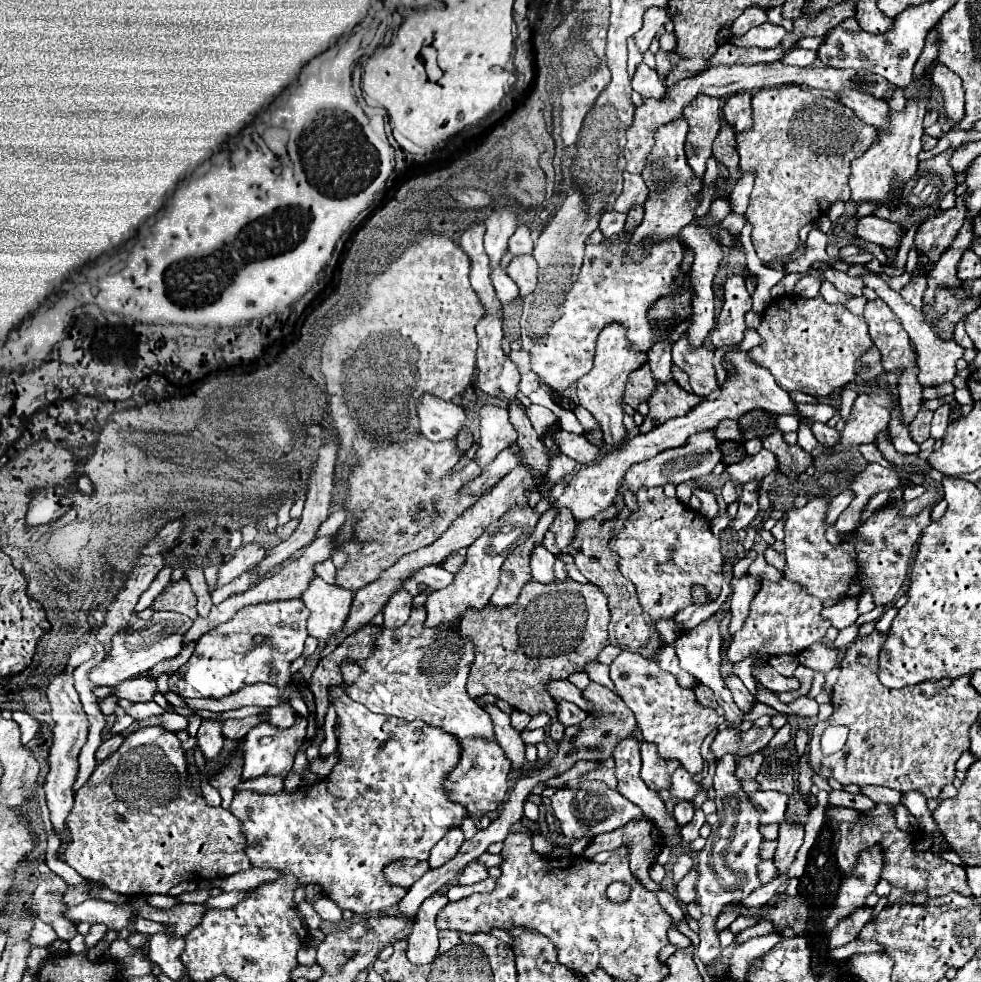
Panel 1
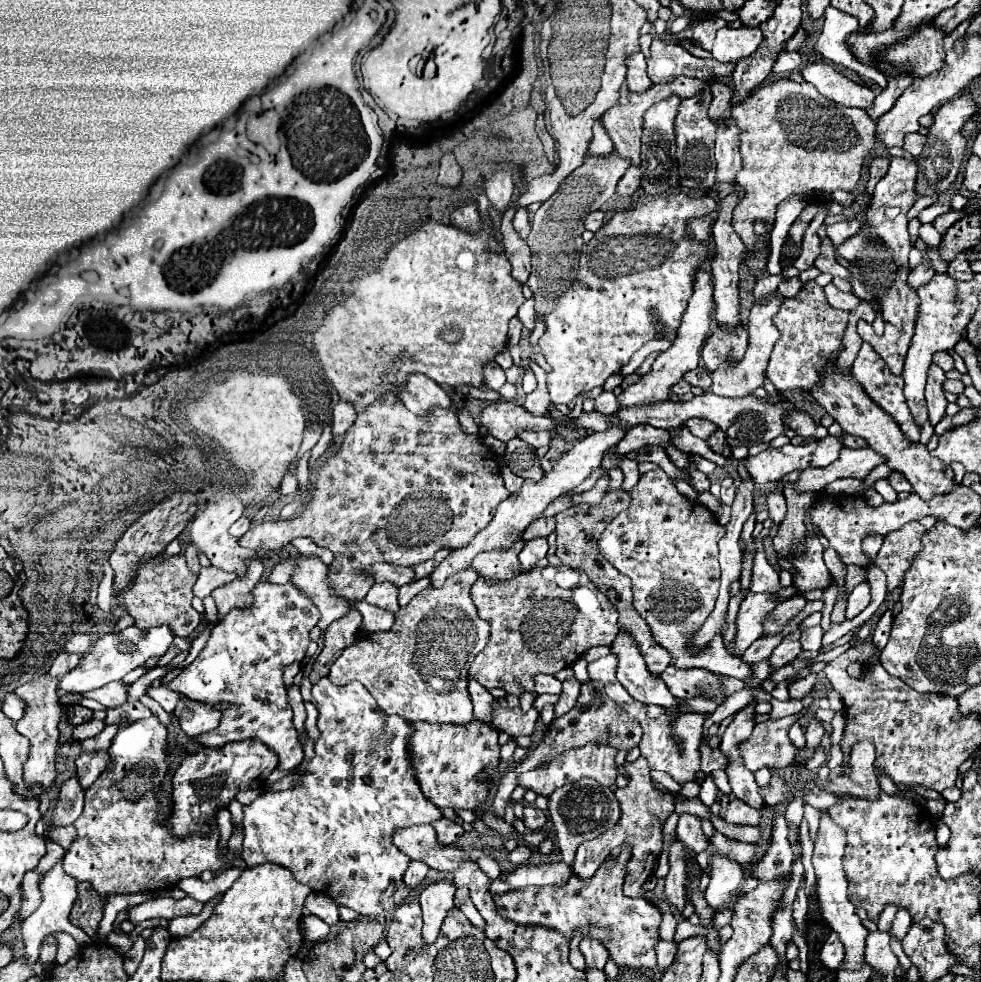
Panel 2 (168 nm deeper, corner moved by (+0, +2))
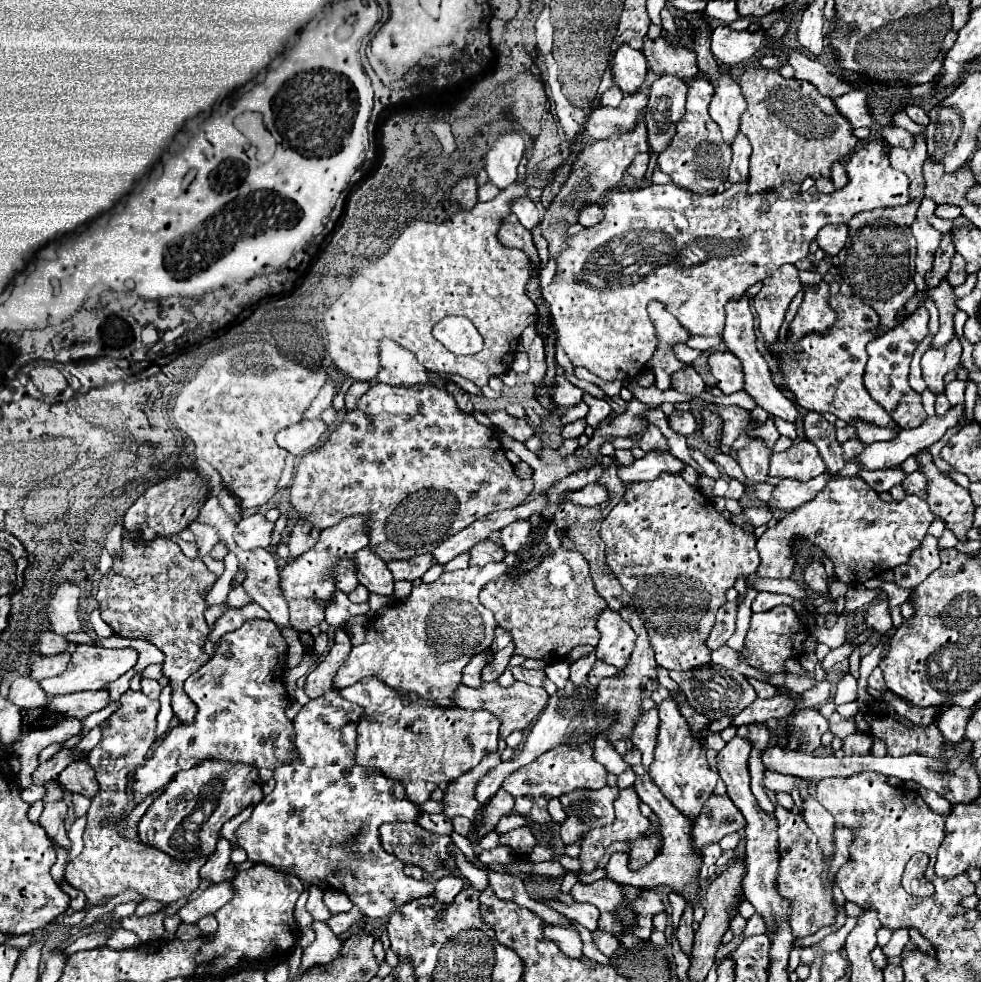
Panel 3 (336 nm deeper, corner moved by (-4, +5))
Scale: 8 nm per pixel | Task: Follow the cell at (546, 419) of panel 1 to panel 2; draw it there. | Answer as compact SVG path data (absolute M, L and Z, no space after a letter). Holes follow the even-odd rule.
M531 360L531 370L537 376L537 388L535 388L535 392L531 392L531 394L525 396L523 408L529 414L547 414L551 400L549 400L549 392L545 388L545 370L539 368L533 360Z

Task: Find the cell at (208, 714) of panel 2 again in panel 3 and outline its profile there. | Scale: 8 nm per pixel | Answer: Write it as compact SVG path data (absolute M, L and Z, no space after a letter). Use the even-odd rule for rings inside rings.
M133 531L133 533L123 535L121 551L115 555L111 569L107 571L107 575L103 575L103 579L99 583L99 591L97 591L101 619L113 629L115 635L127 637L127 639L143 639L143 641L155 645L165 655L161 673L163 673L163 677L169 679L171 707L181 723L193 721L193 717L197 713L197 707L183 691L183 675L191 675L191 673L199 671L205 665L205 661L209 661L209 655L203 649L207 635L209 635L209 627L203 619L203 611L207 609L203 593L211 591L215 581L217 581L217 575L213 575L201 559L185 557L183 551L179 549L179 545L173 543L171 539L155 537L151 541L145 541L139 531L137 533Z

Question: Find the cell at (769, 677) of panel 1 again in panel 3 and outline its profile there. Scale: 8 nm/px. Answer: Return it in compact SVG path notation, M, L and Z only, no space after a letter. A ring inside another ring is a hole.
M663 473L655 481L625 483L625 495L601 523L599 535L607 545L609 569L633 599L649 633L657 665L669 671L689 671L709 663L711 651L705 647L705 641L715 623L715 613L725 603L725 591L733 587L739 577L747 579L759 567L759 553L755 549L757 537L721 517L713 503L681 475L669 473Z

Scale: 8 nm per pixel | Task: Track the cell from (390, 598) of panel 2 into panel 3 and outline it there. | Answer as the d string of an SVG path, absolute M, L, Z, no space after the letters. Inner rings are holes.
M369 547L357 551L351 559L357 567L357 579L361 585L365 585L371 593L393 595L395 581L383 559L379 559Z

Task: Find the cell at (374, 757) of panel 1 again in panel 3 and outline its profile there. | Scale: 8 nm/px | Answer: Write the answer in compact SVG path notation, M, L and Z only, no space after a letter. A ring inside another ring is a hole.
M329 689L329 693L317 701L309 701L293 721L295 751L299 757L273 771L273 779L277 783L275 789L265 795L265 799L253 809L251 817L237 827L235 837L237 845L247 851L247 859L285 867L309 883L315 879L325 881L329 887L347 893L363 915L383 919L405 903L433 895L435 885L429 881L409 879L403 873L405 865L381 849L377 829L383 823L415 821L421 811L419 805L405 801L405 789L397 785L397 781L389 781L375 769L361 769L353 765L353 753L357 747L357 717L361 717L361 709L349 705L349 701L341 701L341 697L337 697L337 689Z

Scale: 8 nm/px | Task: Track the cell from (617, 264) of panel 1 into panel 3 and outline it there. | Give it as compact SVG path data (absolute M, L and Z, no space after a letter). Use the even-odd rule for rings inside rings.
M863 141L863 143L859 143L857 149L853 149L853 153L849 155L849 159L845 161L845 171L847 171L849 183L843 189L835 189L829 195L817 191L817 187L811 187L809 191L801 191L799 185L791 183L791 181L785 181L777 189L767 189L767 191L757 193L757 195L749 195L747 193L747 183L731 185L723 193L705 193L705 197L697 197L697 193L689 193L685 189L679 189L673 183L665 183L665 185L647 183L645 187L641 187L637 191L611 191L607 195L607 199L605 199L605 205L603 205L603 211L605 211L603 221L597 223L597 225L593 225L593 227L587 227L581 233L577 233L577 235L573 235L573 237L567 239L567 247L557 257L557 275L555 275L553 283L547 285L545 289L541 289L543 299L549 305L549 313L551 313L553 325L555 325L557 335L559 335L557 341L563 347L563 351L567 353L569 361L575 367L585 367L587 371L591 371L593 375L597 375L597 377L601 377L605 381L633 379L635 375L639 375L645 369L647 361L653 357L653 353L655 353L655 349L659 345L653 321L649 319L649 313L647 313L649 301L661 301L665 305L665 309L669 313L673 313L673 317L681 323L681 327L687 329L689 335L721 335L723 333L723 325L725 325L725 305L729 301L741 299L743 293L751 285L755 285L757 281L765 279L773 269L779 269L785 263L797 263L799 259L807 257L809 245L817 237L817 233L819 233L821 227L825 227L829 223L847 223L853 215L857 215L861 211L871 211L871 209L877 209L877 207L881 207L881 209L885 209L885 207L899 207L899 205L905 205L909 201L909 193L907 193L909 179L907 179L905 173L895 171L889 165L889 147L883 141Z

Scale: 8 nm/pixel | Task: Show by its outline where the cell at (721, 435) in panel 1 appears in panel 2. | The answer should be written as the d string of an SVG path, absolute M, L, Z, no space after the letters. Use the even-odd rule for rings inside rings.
M687 420L685 422L685 426L695 434L695 436L699 436L699 438L703 438L703 440L707 440L713 432L717 432L717 424L715 422L709 422L709 420Z

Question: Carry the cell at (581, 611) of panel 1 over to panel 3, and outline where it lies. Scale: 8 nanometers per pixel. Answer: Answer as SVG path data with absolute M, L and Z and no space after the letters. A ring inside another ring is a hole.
M563 547L529 573L521 573L515 579L501 575L497 581L487 583L479 599L495 613L497 625L513 635L515 653L533 659L561 659L577 645L597 647L597 613L607 607L593 589L587 561L581 553Z

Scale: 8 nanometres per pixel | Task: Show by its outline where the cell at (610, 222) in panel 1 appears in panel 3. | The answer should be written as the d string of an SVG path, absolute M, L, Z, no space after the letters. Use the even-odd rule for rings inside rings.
M597 203L585 205L577 217L577 223L581 223L583 227L593 227L603 219L603 209Z

